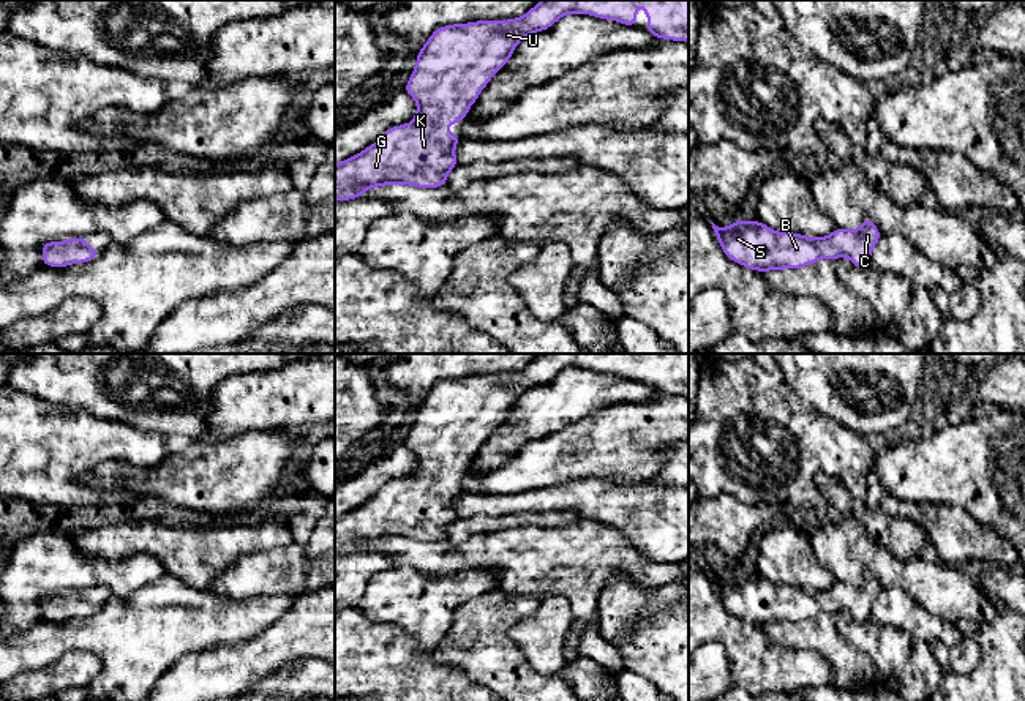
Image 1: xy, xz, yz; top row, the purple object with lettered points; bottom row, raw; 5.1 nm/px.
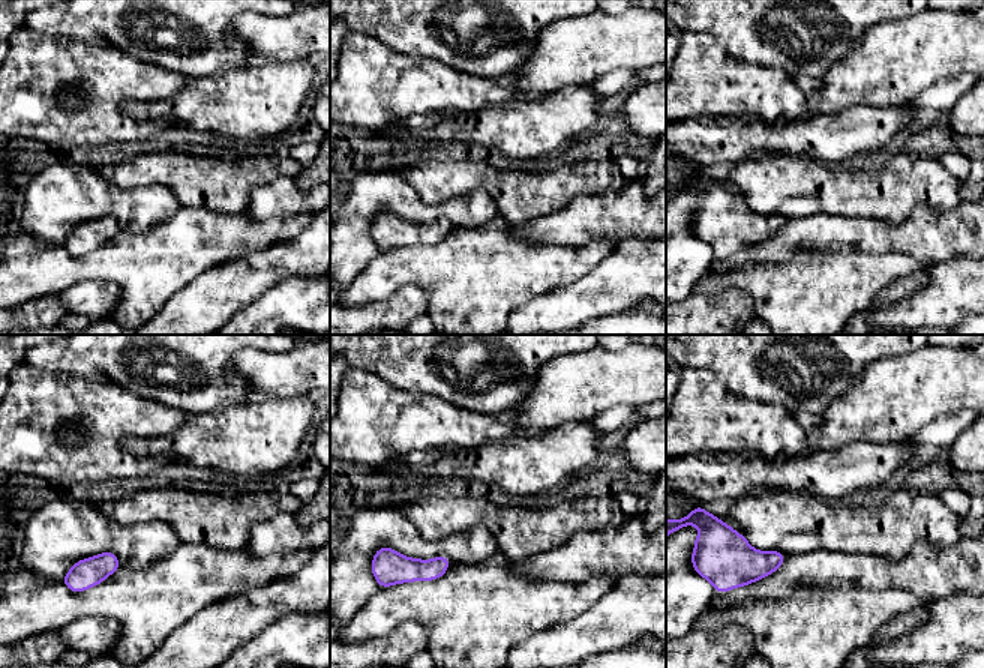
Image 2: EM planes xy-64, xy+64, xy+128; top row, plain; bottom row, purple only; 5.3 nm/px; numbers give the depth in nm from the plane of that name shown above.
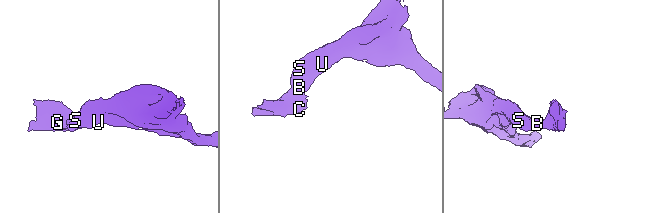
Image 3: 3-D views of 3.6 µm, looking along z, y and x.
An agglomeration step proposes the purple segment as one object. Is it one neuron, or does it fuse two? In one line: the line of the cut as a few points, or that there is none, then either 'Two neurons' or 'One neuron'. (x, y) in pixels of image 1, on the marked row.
No split. One neuron

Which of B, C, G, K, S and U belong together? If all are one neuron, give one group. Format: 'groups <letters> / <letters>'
groups B C G K S U

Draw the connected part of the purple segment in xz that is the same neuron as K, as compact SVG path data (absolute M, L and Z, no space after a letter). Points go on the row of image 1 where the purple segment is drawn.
M542 0L521 17L452 24L436 28L417 52L415 68L404 88L417 103L414 120L389 128L373 145L335 164L335 201L351 201L374 186L395 183L417 188L444 186L447 174L458 166L455 147L461 139L442 125L458 125L466 118L469 107L490 79L505 66L520 41L550 28L570 13L591 14L636 27L638 5L638 0Z

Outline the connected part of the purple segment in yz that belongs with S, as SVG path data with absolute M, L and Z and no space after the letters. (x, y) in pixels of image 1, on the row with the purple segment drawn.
M865 216L862 224L854 231L835 227L831 235L813 238L794 232L775 232L758 219L749 223L738 218L728 227L711 224L728 259L761 273L768 270L802 268L815 264L821 257L832 261L837 257L848 257L856 267L865 268L870 264L870 254L875 245L881 238L880 229L869 216Z

